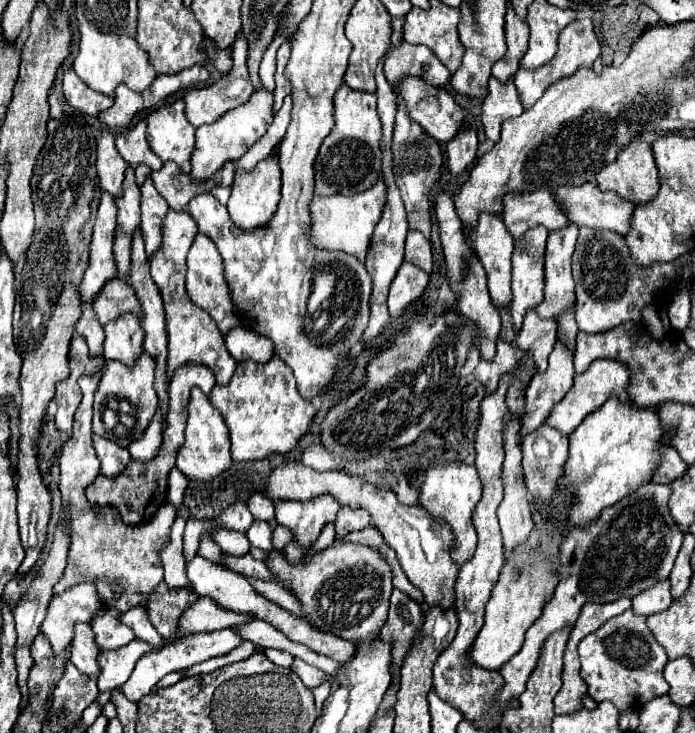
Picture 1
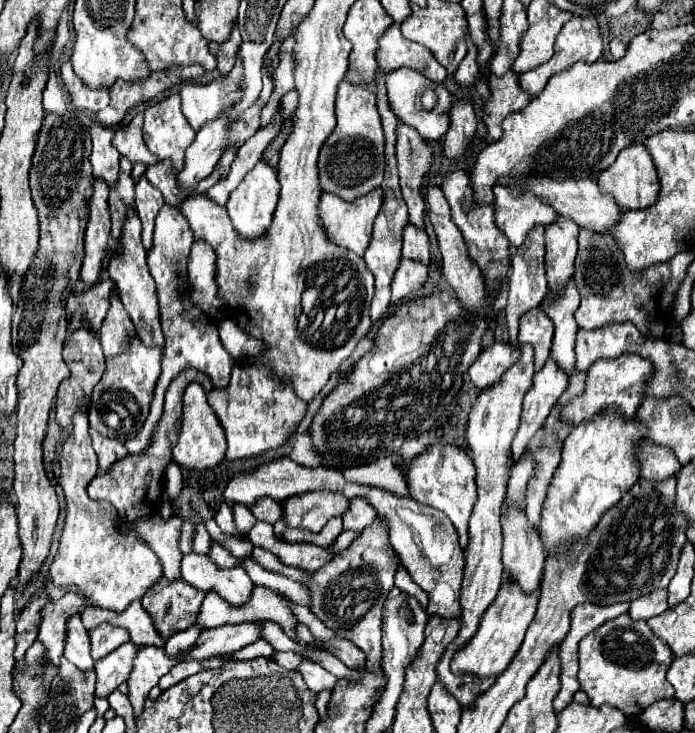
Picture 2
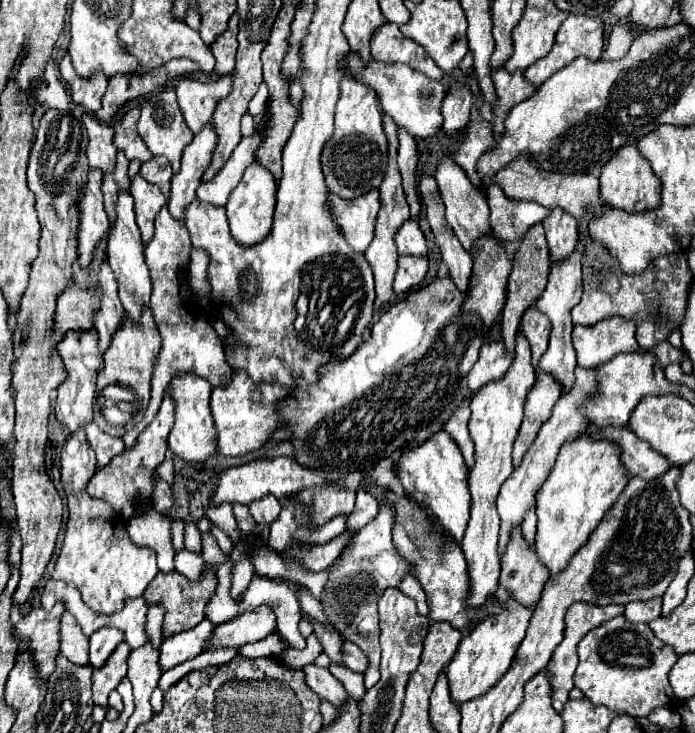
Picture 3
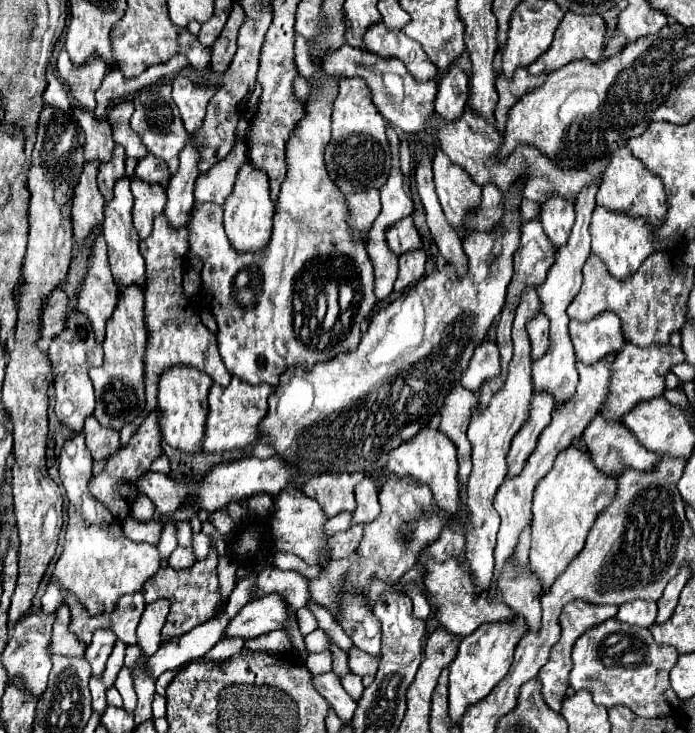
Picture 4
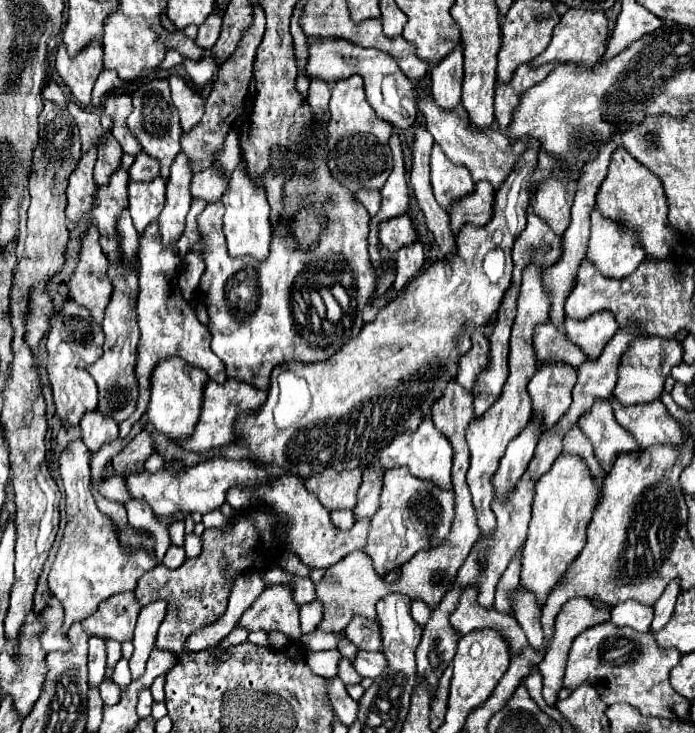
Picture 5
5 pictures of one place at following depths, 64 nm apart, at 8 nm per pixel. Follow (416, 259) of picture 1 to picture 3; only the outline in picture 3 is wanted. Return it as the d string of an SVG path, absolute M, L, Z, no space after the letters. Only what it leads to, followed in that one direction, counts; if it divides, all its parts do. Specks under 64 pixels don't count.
M412 218L406 220L394 234L396 250L398 254L414 254L414 256L426 256L426 238L422 230L418 228L418 222Z

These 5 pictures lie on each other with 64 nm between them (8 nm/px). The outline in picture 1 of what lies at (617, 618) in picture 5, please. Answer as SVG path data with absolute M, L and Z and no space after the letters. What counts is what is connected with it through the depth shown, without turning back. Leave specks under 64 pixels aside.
M660 582L650 590L644 590L636 598L632 598L632 612L636 616L648 616L664 612L672 604L670 582Z

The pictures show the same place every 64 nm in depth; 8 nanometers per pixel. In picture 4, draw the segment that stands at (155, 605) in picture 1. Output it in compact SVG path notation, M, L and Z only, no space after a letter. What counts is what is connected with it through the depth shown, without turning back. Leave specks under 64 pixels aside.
M212 544L210 554L204 560L196 560L186 570L174 570L170 566L160 568L154 574L154 578L148 578L148 582L144 582L140 592L146 602L154 602L158 598L168 598L172 602L168 620L162 628L162 642L178 638L178 636L190 632L194 626L200 626L202 622L214 618L218 614L218 610L224 608L220 586L218 586L218 550L216 550L216 546Z

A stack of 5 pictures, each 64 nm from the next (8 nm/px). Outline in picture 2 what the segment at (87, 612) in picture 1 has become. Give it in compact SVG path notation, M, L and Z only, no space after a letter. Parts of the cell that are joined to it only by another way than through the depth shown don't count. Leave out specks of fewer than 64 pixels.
M66 592L60 600L48 602L42 610L42 620L38 624L38 642L46 648L46 660L52 666L60 666L60 656L64 650L64 638L66 638L66 620L82 606L88 606L86 598L82 594Z

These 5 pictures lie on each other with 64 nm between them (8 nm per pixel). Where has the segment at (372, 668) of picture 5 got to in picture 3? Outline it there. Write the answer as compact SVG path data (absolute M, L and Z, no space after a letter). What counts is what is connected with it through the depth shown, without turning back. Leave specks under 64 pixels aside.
M346 642L344 644L344 664L354 672L364 674L368 668L368 658L364 652L360 652L358 646L354 646L352 642Z

